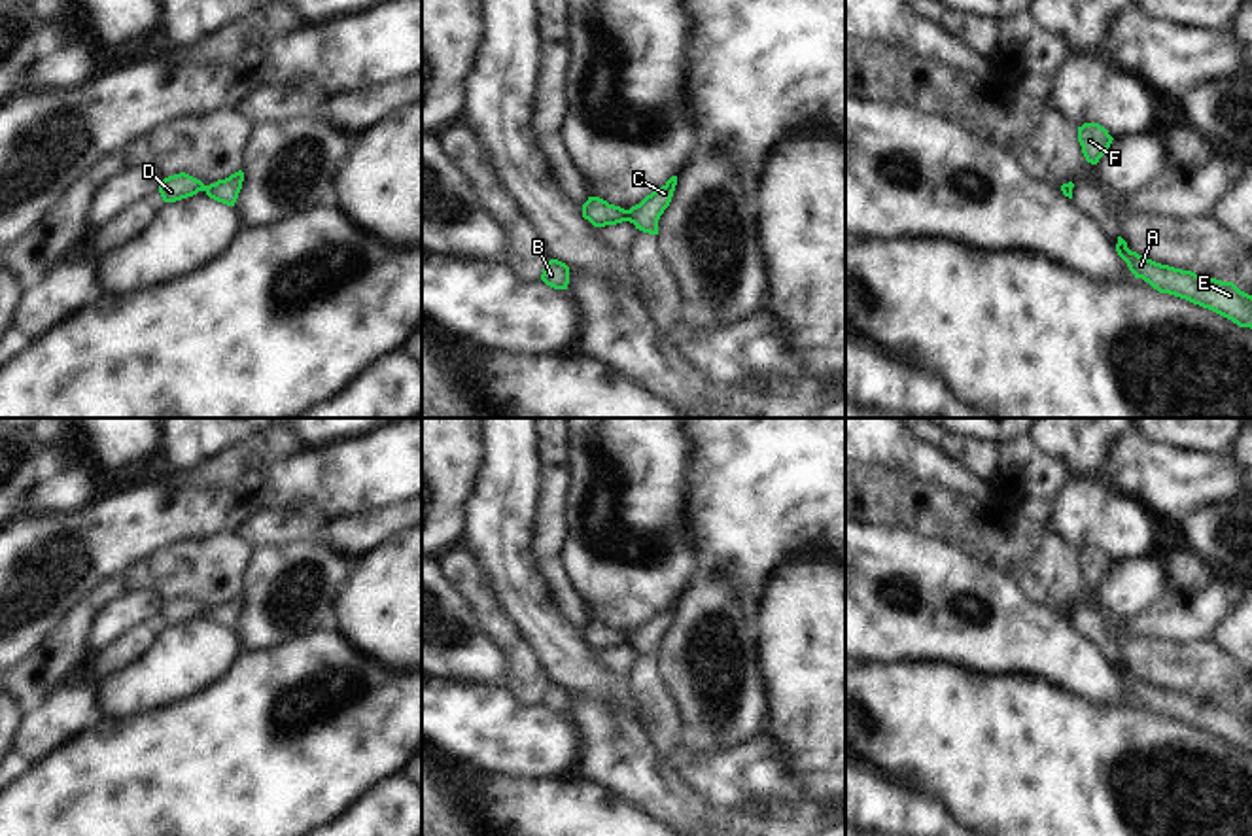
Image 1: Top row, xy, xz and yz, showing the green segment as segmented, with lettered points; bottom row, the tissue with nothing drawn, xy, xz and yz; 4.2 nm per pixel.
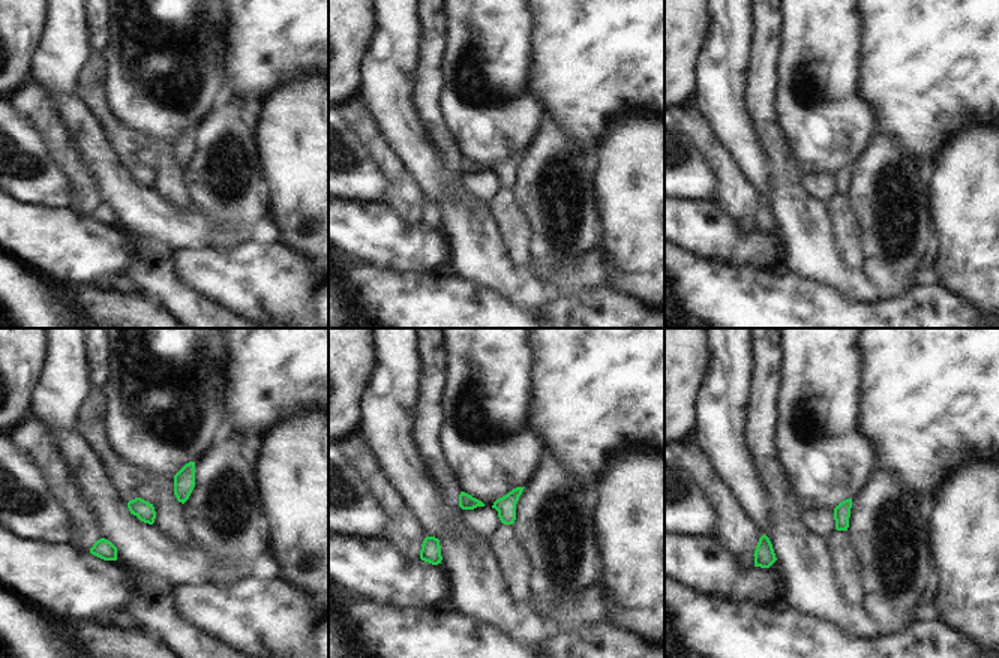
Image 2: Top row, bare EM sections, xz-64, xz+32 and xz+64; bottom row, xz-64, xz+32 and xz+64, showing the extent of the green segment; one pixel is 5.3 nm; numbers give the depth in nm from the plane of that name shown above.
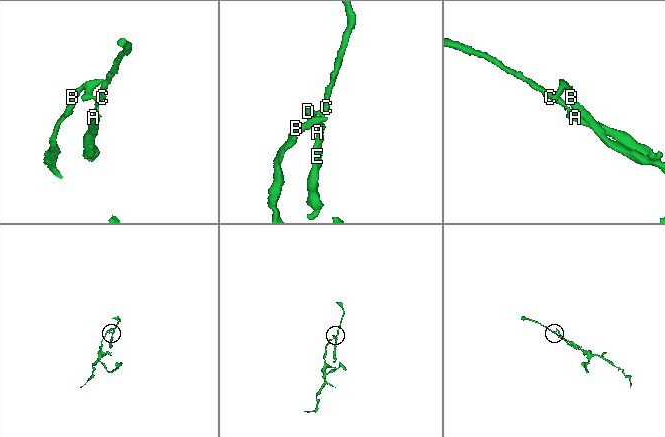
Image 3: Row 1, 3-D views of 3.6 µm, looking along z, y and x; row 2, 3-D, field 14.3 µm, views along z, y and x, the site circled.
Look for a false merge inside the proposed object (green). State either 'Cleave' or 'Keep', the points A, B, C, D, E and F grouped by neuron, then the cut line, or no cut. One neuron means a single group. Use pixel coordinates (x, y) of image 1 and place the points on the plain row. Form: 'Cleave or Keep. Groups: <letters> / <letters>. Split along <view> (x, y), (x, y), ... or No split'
Cleave. Groups: A C E / B D F. Split along xz (626, 634), (628, 644)

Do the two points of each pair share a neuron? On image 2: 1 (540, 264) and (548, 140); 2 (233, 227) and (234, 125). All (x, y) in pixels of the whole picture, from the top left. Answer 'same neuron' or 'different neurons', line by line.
1: same neuron
2: same neuron

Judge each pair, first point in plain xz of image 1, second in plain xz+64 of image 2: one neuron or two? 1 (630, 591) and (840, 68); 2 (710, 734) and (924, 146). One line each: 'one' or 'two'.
1: one
2: two

